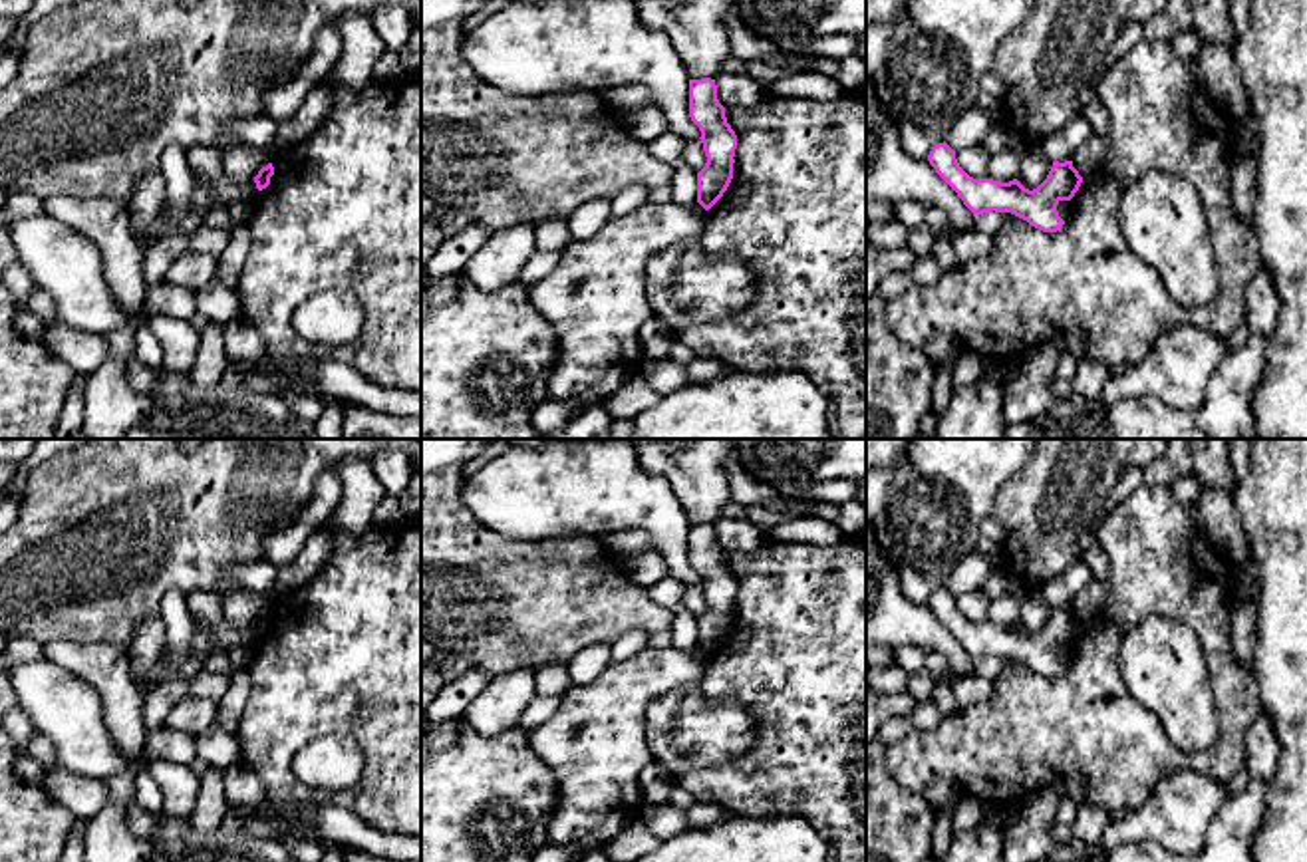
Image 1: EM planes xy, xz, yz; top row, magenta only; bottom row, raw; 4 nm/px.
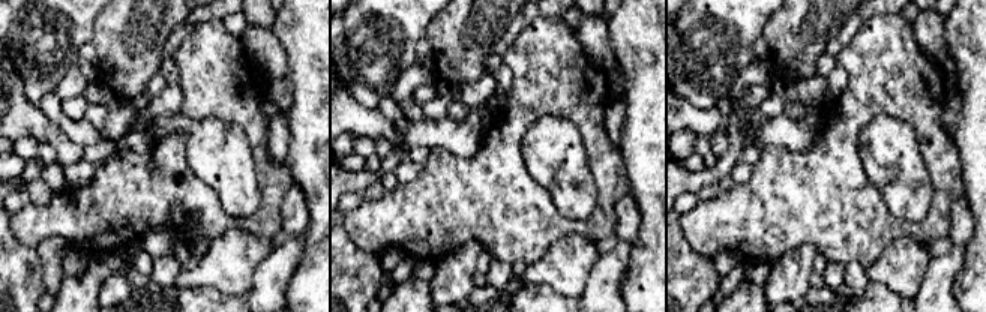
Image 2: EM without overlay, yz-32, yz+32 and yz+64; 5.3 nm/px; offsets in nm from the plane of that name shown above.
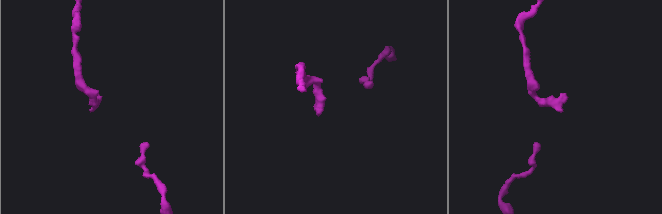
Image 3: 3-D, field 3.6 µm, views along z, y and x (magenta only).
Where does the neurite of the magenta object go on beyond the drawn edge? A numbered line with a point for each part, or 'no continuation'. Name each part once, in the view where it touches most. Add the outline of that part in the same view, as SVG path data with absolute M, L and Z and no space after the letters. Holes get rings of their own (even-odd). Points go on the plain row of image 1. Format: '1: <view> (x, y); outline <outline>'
no continuation

